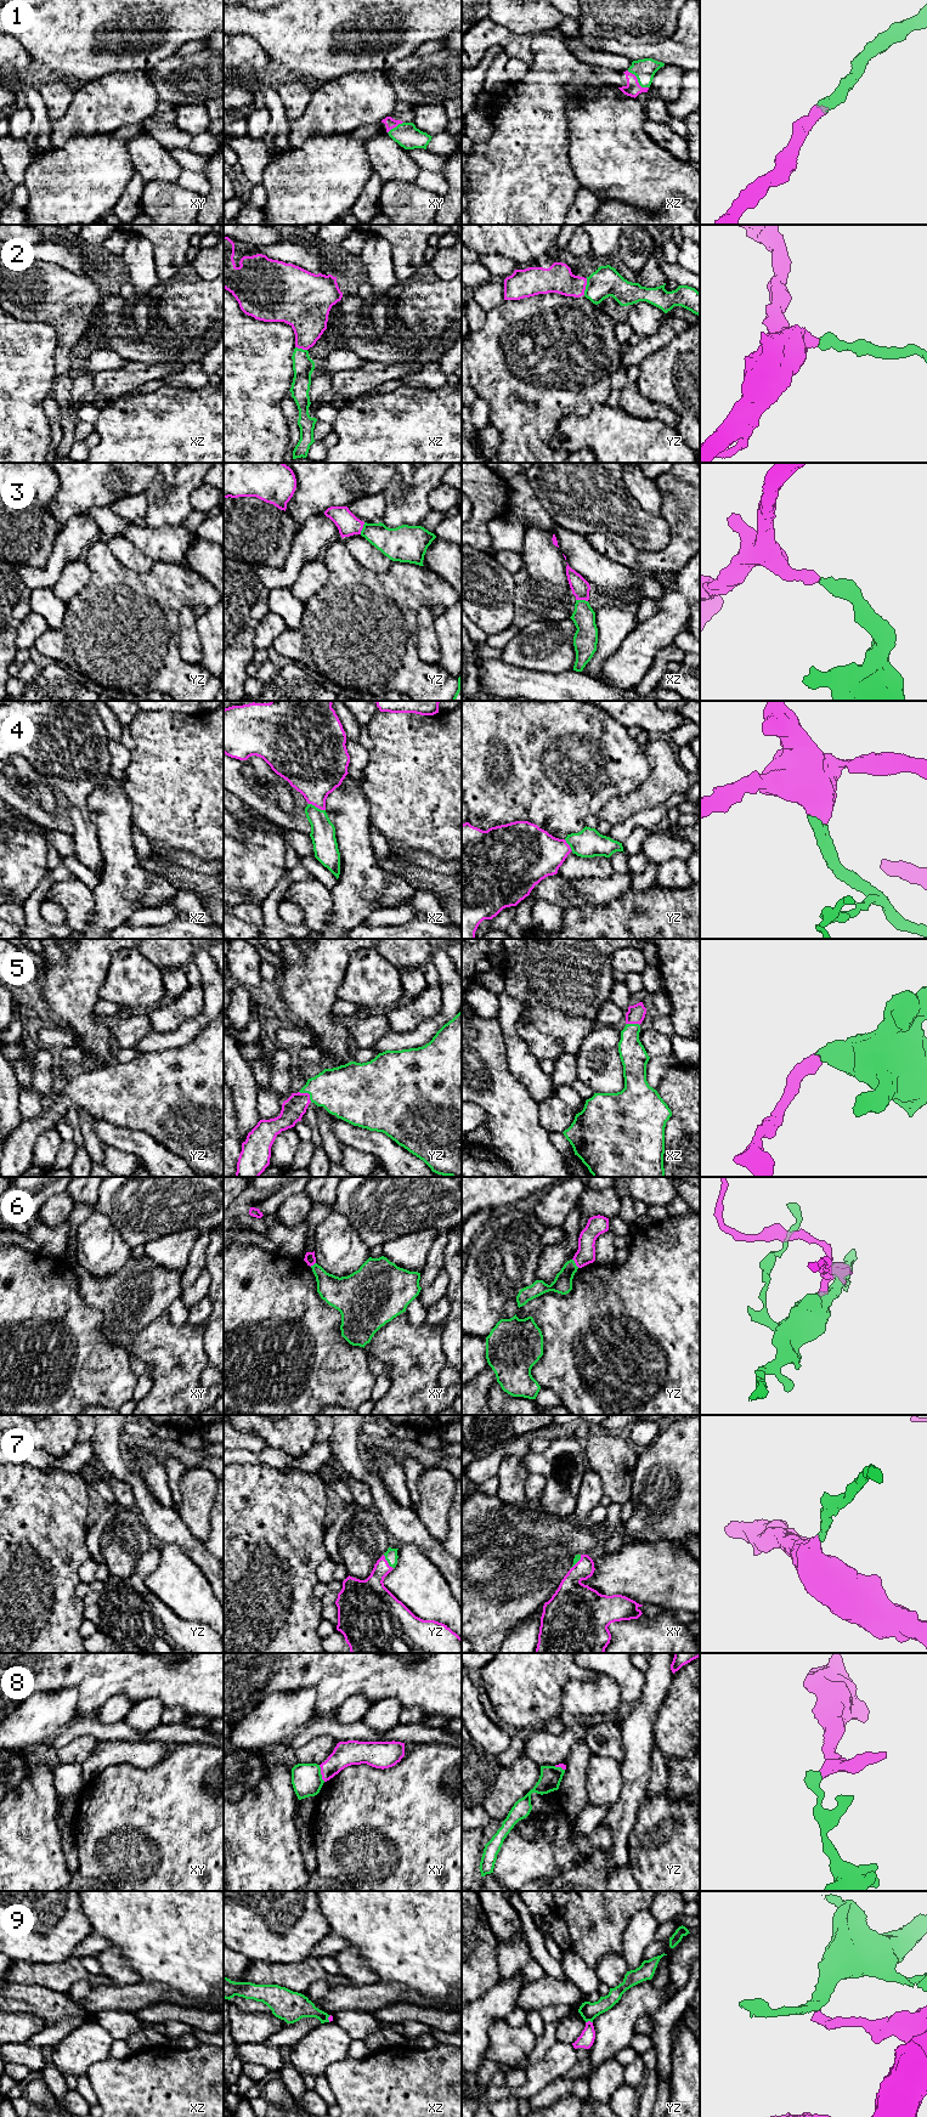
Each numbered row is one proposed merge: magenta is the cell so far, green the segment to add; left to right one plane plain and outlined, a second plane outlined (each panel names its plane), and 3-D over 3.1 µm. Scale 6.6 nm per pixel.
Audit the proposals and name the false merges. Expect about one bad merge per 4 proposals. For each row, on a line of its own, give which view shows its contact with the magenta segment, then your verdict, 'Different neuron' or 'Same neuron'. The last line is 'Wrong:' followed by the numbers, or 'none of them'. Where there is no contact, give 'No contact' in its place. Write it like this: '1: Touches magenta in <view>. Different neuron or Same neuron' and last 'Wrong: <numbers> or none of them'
1: Touches magenta in xz. Same neuron
2: Touches magenta in yz. Same neuron
3: Touches magenta in yz. Same neuron
4: Touches magenta in xz. Same neuron
5: Touches magenta in yz. Same neuron
6: Touches magenta in yz. Different neuron
7: Touches magenta in yz. Same neuron
8: Touches magenta in xy. Different neuron
9: Touches magenta in yz. Different neuron
Wrong: 6, 8, 9

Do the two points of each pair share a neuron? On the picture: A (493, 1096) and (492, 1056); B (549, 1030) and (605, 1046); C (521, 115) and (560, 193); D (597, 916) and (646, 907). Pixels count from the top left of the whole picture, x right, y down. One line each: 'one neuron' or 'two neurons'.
A: one neuron
B: two neurons
C: one neuron
D: one neuron

